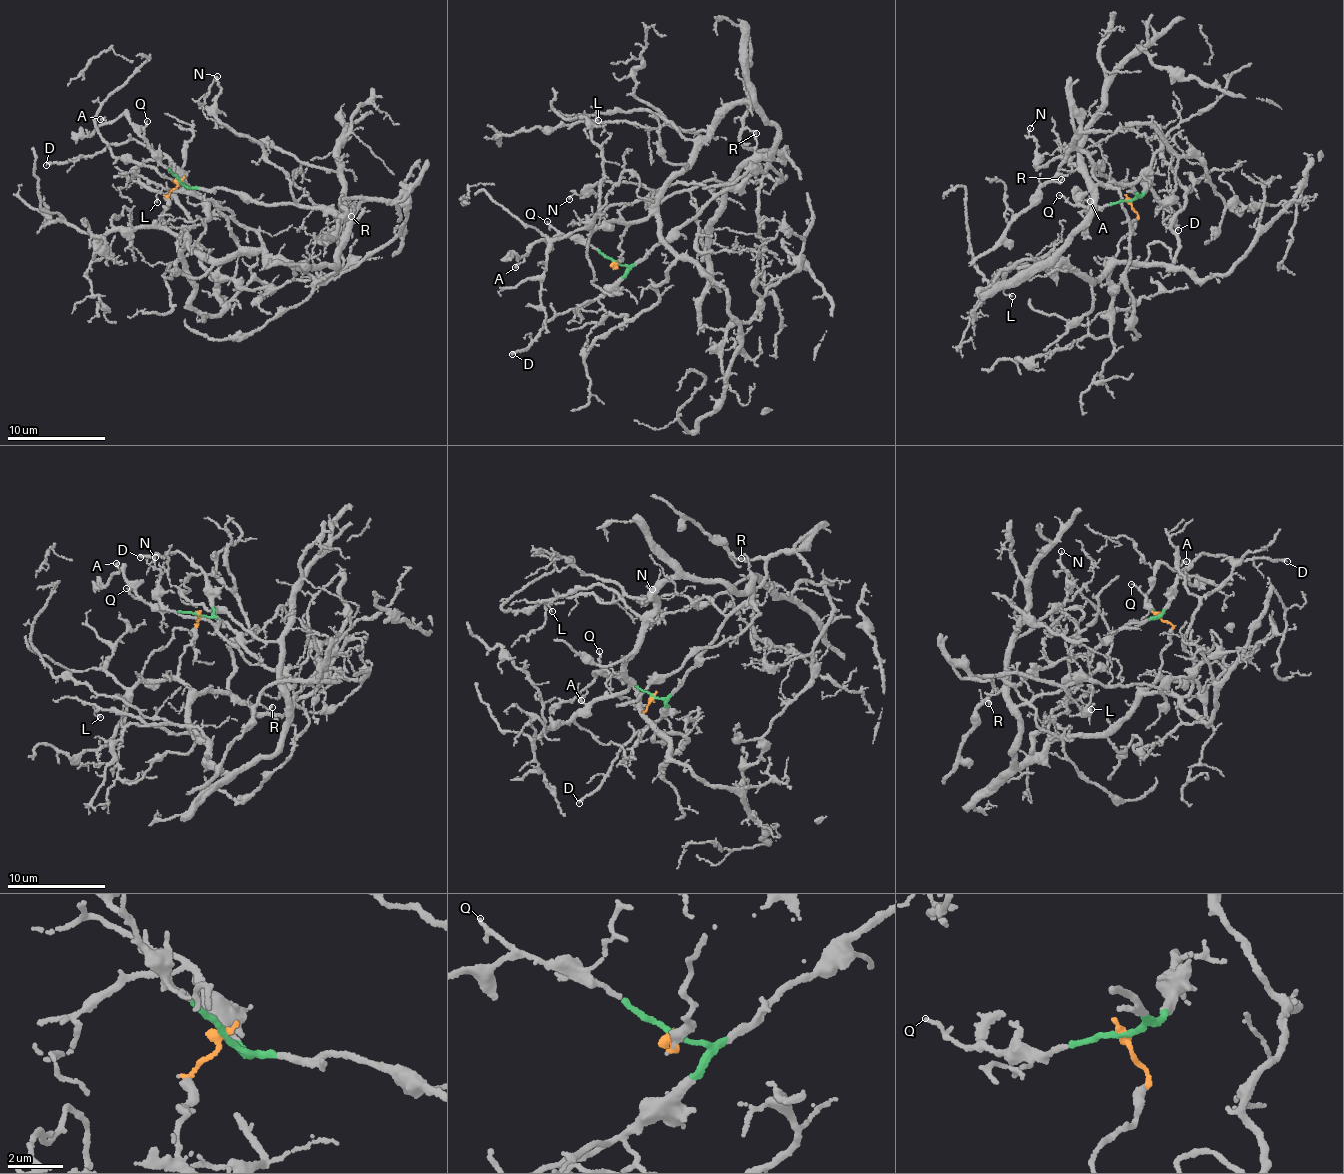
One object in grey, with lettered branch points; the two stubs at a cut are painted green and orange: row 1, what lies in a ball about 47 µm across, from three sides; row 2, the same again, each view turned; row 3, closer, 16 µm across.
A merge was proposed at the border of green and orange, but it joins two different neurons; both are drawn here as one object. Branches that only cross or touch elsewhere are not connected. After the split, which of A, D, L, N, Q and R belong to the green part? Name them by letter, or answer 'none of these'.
A, D, N, Q, R

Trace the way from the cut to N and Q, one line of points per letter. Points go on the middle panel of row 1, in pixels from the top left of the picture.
N: (614, 263), (630, 266), (712, 194), (693, 183), (671, 183), (654, 190), (619, 181), (595, 184), (568, 200)
Q: (614, 263), (553, 229), (547, 221)

